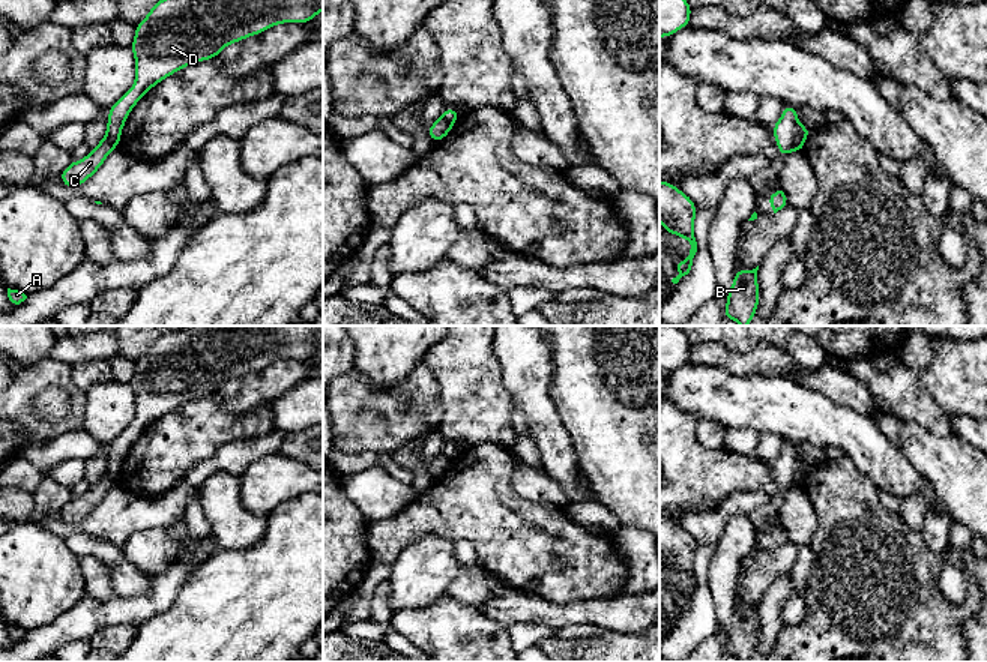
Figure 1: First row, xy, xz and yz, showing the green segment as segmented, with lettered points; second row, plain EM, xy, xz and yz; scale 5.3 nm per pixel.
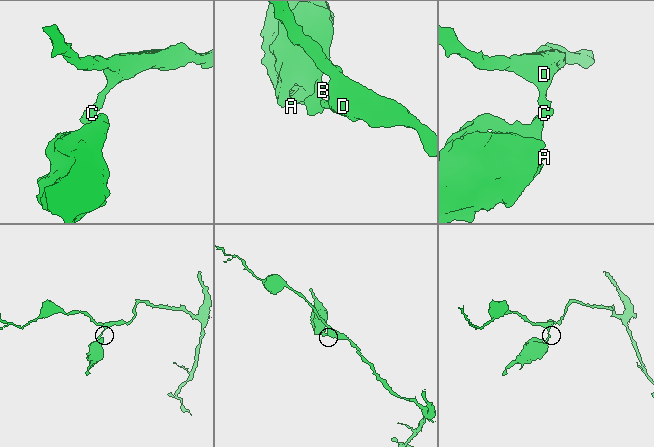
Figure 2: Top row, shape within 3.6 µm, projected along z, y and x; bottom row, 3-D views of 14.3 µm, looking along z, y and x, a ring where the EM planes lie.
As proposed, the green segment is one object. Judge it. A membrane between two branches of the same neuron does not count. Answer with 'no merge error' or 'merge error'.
merge error

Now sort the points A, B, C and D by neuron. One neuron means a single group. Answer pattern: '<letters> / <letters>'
A B C / D

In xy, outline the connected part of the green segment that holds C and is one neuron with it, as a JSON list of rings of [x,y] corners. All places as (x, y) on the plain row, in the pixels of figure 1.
[[[105,471],[99,480],[90,485],[89,491],[81,497],[72,497],[60,510],[60,516],[66,524],[80,524],[89,516],[105,498],[108,491],[113,488],[113,480]]]

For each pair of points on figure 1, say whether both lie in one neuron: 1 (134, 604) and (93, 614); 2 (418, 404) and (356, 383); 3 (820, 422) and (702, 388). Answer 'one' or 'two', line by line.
1: one
2: one
3: one

